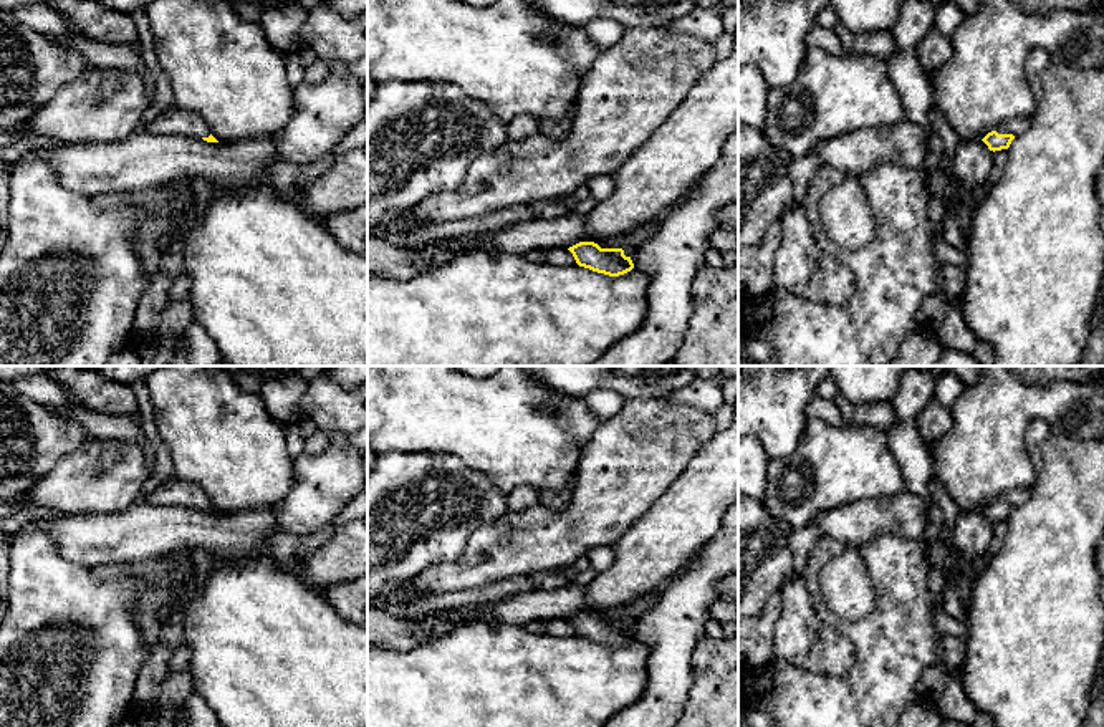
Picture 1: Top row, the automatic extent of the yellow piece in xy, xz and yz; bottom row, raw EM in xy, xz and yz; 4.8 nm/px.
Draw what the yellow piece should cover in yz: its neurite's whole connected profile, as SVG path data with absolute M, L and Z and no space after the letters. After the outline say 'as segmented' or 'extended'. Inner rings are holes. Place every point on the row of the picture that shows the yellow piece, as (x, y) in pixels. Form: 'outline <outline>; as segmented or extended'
outline M1013 118L1000 124L995 131L988 132L982 141L988 146L990 151L1008 149L1011 141L1023 134L1030 126L1028 118Z; extended

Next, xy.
outline M167 108L149 126L149 131L159 136L185 136L199 137L207 142L218 142L207 123L192 111L180 111L177 108Z; extended

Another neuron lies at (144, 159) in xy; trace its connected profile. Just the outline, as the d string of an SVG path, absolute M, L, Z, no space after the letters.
M146 129L124 141L58 144L38 154L66 189L88 199L190 177L209 181L215 192L235 192L265 181L268 162L280 161L271 137L207 142Z

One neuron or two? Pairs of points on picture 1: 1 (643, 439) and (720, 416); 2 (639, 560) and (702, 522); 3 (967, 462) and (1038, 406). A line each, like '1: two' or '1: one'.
1: two
2: one
3: one

